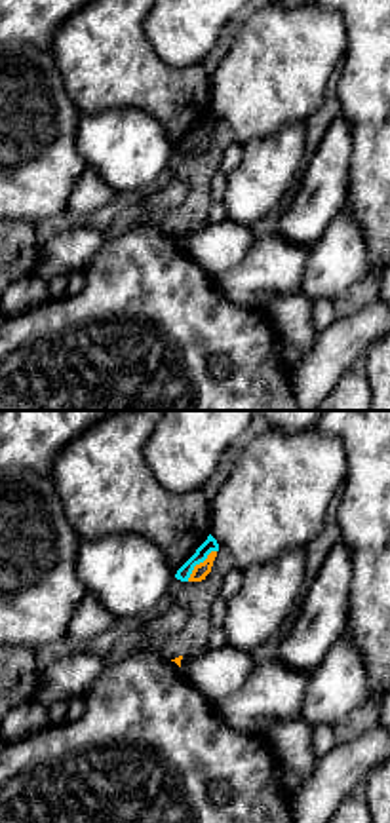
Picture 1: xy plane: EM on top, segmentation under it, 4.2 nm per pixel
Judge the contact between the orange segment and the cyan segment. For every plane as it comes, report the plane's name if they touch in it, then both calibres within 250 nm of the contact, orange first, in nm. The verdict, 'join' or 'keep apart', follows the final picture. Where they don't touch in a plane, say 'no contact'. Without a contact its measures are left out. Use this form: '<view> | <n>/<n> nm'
xy | 70/60 nm

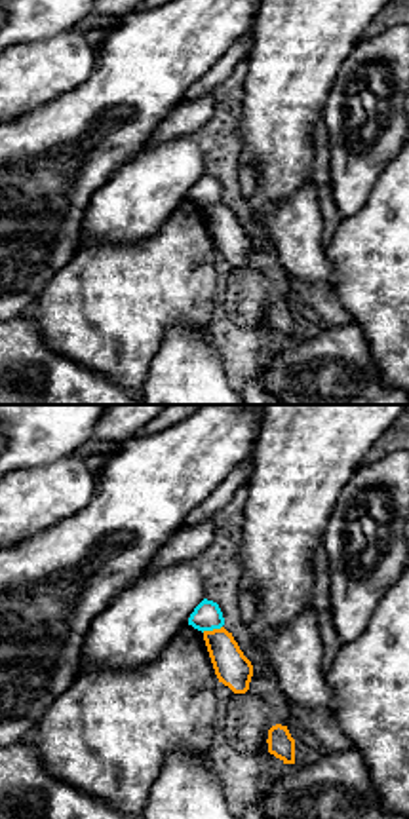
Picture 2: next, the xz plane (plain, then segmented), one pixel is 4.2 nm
xz | 150/120 nm

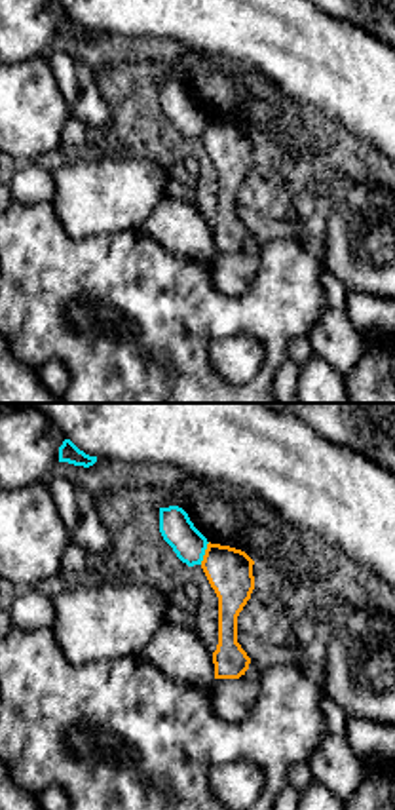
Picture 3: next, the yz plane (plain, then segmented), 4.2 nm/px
yz | 190/140 nm

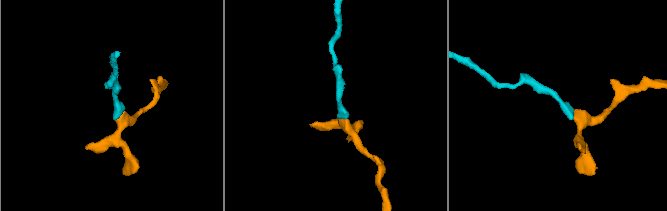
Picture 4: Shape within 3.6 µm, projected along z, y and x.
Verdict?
keep apart

